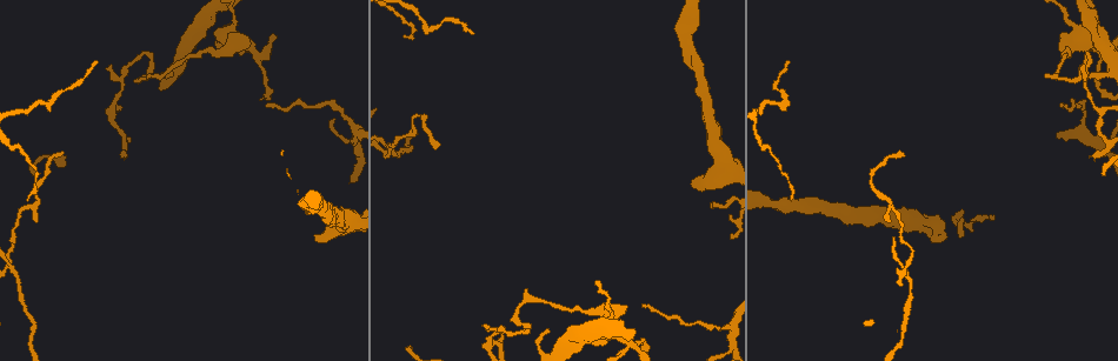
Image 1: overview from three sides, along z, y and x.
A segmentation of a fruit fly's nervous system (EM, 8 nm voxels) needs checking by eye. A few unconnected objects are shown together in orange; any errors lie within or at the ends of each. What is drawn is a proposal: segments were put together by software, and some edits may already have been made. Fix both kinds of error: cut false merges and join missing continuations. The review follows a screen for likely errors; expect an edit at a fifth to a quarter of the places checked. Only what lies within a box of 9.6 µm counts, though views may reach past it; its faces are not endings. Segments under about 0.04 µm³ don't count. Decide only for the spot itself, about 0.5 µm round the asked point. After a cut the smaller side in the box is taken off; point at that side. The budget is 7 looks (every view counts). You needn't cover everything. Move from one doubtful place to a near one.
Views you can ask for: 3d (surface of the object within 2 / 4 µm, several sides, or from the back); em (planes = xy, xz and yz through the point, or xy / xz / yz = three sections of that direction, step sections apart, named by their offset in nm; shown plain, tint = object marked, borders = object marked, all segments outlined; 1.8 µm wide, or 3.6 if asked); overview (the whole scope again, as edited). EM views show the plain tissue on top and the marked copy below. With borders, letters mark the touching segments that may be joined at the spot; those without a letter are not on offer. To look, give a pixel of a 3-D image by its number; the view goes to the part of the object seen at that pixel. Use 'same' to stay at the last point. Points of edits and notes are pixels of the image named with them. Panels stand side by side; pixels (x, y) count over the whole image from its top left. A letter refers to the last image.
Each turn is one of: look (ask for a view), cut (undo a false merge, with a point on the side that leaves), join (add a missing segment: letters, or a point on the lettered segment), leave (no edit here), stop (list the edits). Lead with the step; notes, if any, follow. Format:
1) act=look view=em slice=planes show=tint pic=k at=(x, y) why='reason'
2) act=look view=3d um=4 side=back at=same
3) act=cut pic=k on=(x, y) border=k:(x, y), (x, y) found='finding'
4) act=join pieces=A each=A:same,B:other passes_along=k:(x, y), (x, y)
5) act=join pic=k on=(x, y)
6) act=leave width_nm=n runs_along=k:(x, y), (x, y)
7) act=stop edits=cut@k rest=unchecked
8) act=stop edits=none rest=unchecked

act=look view=em slice=planes show=tint pic=1 at=(317, 238) why='free end'

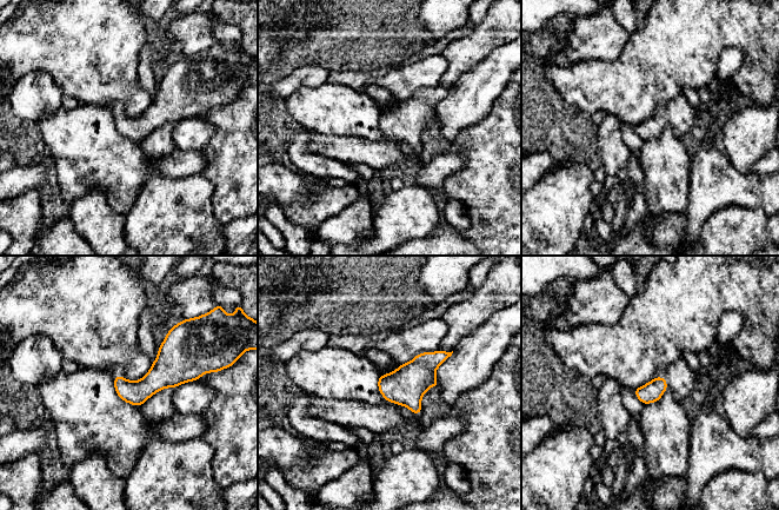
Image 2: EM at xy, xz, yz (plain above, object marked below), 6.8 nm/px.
act=look view=em slice=planes show=borders at=same

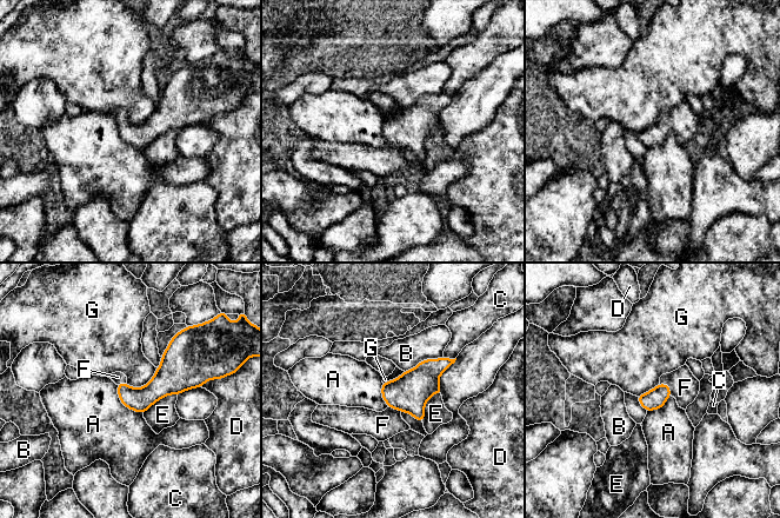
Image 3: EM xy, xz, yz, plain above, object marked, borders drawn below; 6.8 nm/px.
act=join pieces=F each=A:other,B:other,C:other,D:other,E:other,F:same,G:other passes_along=3:(655, 398), (668, 386), (685, 387) found='it goes on there'

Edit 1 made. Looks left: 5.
act=look view=em slice=planes show=borders pic=1 at=(231, 38)

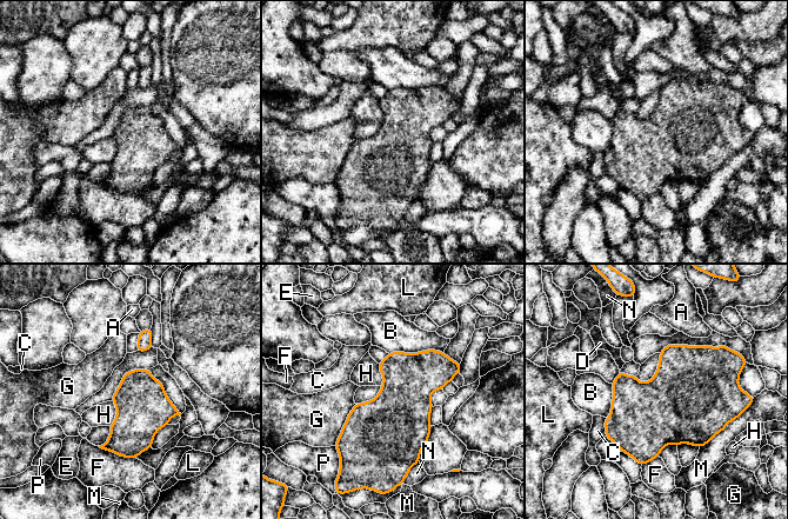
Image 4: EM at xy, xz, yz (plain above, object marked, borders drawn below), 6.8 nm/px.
act=leave each=A:other,B:other,C:other,D:other,E:other,F:other,G:other,H:other,L:other,M:other,N:other,P:other border=4:(112, 400), (115, 419), (109, 426) found='continuous, no second neuron'

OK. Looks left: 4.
act=look view=em slice=planes show=tint pic=1 at=(525, 332) why='abrupt turn'

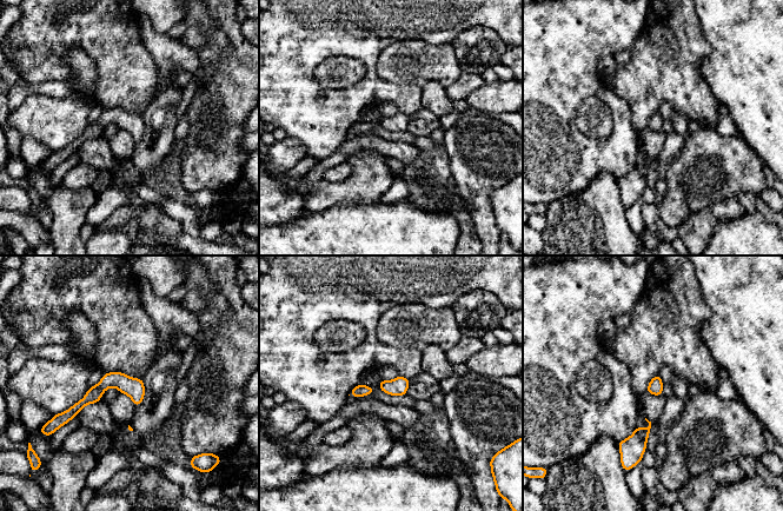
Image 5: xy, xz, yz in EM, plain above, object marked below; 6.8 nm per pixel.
act=look view=em slice=planes show=borders at=same

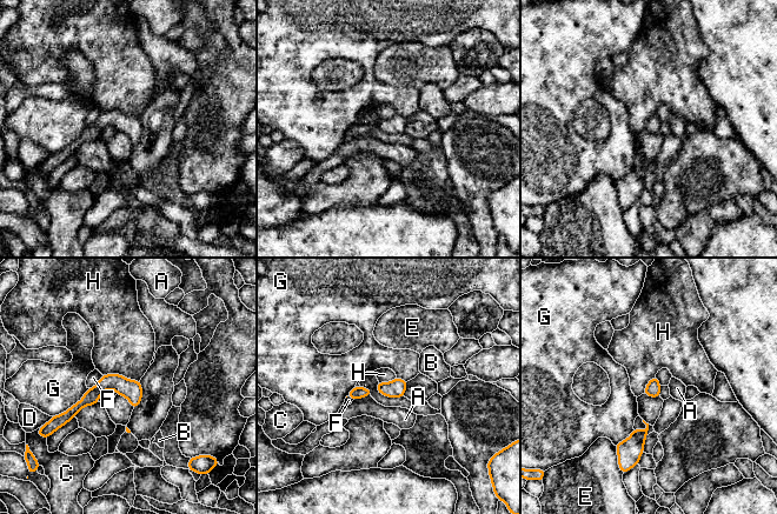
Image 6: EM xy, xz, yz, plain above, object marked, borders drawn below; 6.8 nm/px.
act=leave width_nm=100 each=A:other,B:other,C:other,D:other,E:other,F:other,G:other,H:other found='all the same neuron'

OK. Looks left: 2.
act=stop edits=join@3 rest=unchecked

